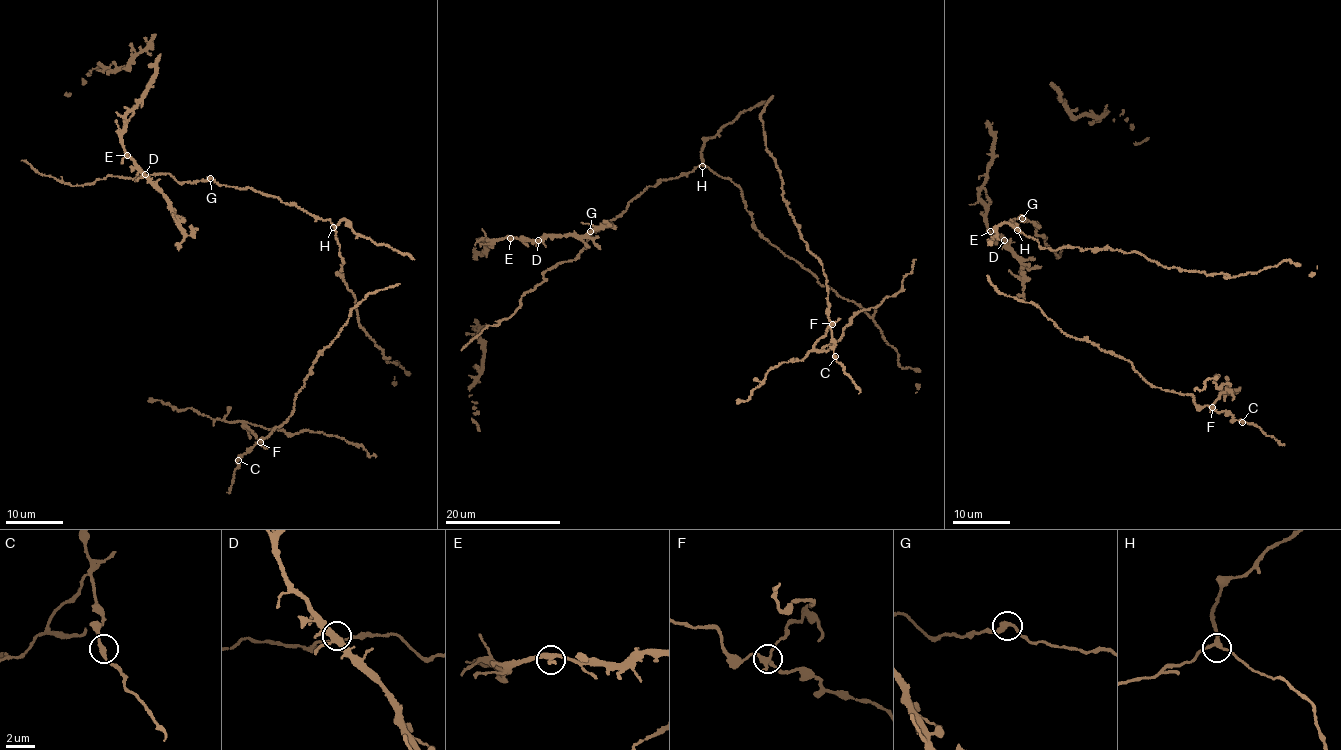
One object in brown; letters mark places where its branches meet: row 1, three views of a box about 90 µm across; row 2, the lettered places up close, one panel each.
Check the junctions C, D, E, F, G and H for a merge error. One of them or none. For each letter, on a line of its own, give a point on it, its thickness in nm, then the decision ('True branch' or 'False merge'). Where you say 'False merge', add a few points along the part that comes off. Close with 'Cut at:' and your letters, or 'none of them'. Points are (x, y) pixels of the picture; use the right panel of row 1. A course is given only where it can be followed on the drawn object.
C: Place: (1242, 422). Thickness 300 nm. True branch
D: Place: (1004, 240). Thickness 360 nm. True branch
E: Place: (990, 231). Thickness 280 nm. True branch
F: Place: (1212, 407). Thickness 280 nm. False merge. Course of the part to remove: (1211, 406), (1231, 385), (1223, 383), (1217, 387), (1216, 374), (1215, 379), (1209, 378), (1201, 390), (1195, 391)
G: Place: (1022, 218). Thickness 340 nm. True branch
H: Place: (1017, 230). Thickness 220 nm. True branch
Cut at: F

